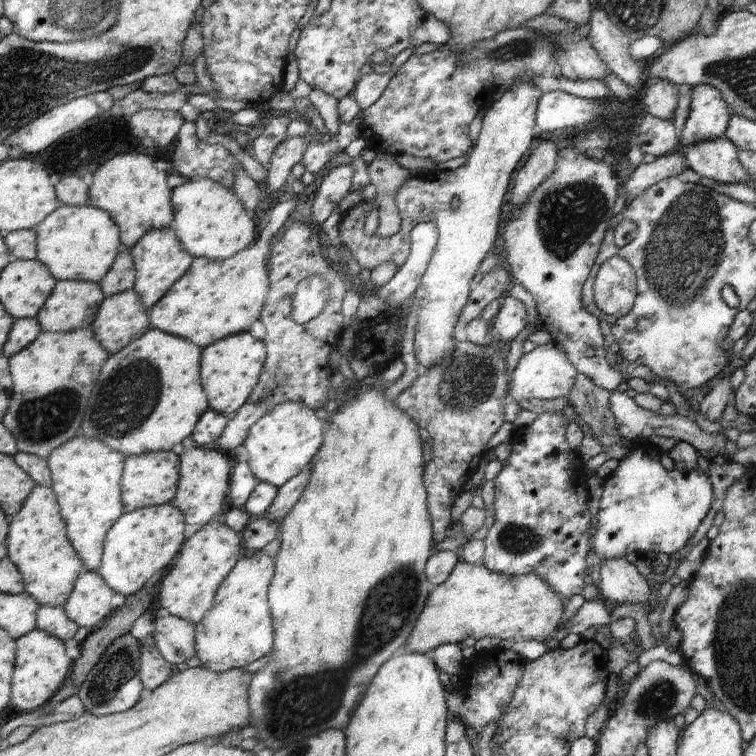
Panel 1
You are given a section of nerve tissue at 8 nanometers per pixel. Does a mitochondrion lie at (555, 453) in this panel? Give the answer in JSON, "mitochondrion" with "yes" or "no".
{"mitochondrion":"no"}

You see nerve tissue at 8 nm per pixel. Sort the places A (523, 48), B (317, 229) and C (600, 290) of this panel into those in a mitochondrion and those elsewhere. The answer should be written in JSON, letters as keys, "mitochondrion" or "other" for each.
{"A":"mitochondrion","B":"other","C":"other"}

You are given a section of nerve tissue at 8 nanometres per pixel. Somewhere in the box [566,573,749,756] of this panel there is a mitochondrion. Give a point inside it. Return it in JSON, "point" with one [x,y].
{"point":[657,698]}

